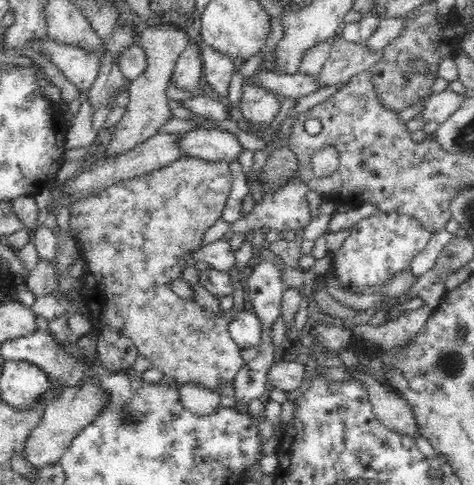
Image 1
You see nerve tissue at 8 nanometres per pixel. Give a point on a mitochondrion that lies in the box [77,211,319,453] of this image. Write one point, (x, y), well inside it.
(125, 414)

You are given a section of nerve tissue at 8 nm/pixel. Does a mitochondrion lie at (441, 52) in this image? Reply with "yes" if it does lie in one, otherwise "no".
no

